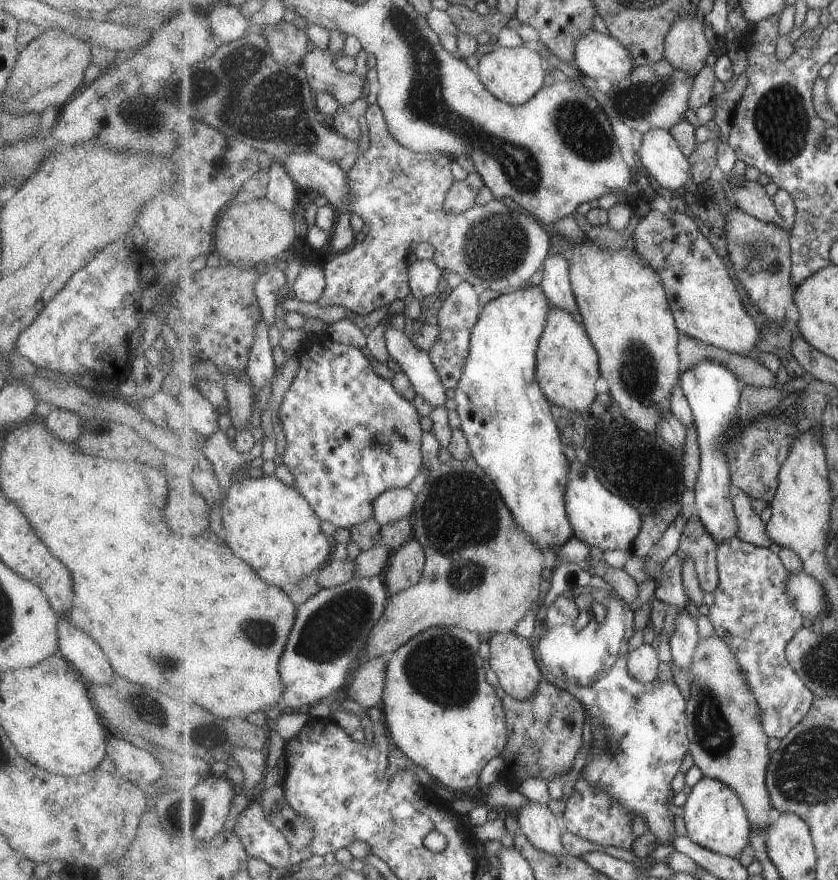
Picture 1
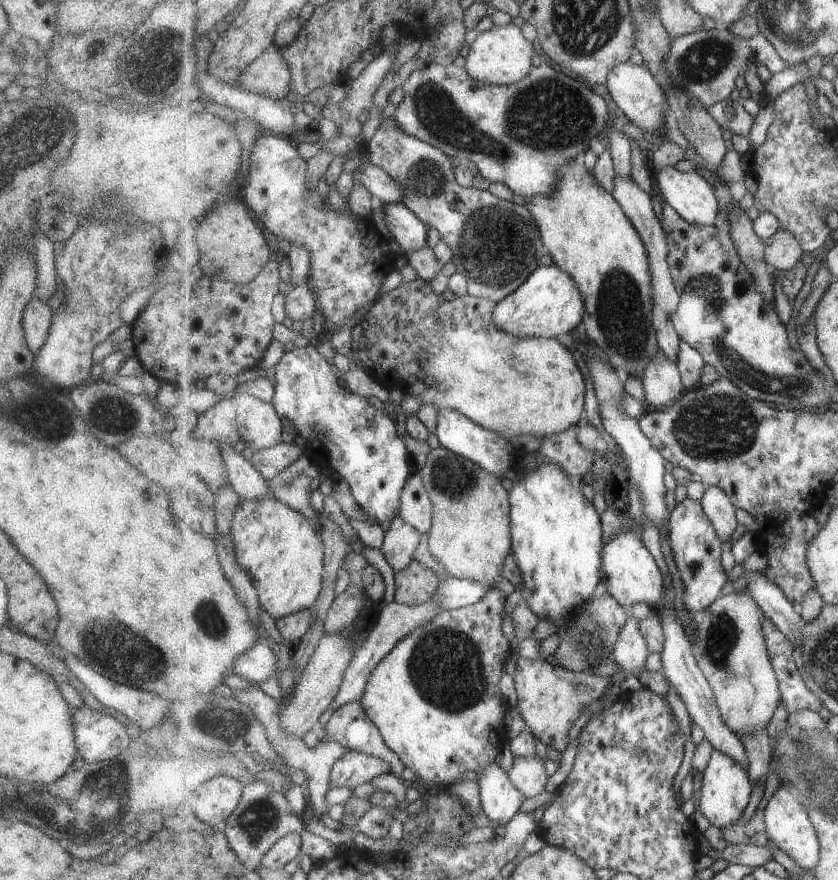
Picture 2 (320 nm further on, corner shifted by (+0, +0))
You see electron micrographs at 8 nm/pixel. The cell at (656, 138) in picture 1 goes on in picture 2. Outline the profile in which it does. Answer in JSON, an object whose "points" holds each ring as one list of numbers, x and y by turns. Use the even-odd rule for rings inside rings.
{"points":[[676,166,663,167,660,171,655,170,657,192,661,192,661,198,668,200,668,203,679,212,685,220,691,224,701,225,702,227,719,226,721,222,721,204,715,197,713,186,707,182,701,174,696,171,683,172]]}

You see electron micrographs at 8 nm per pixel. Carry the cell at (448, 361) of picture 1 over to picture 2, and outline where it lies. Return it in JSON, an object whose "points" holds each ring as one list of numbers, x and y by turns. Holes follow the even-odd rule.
{"points":[[415,278,412,281,401,283,398,287,383,293,355,325,355,330,351,332,352,358,357,361,357,368,364,370,372,378,381,380,382,374,385,376,392,374,393,378,389,378,389,381,394,380,397,382,397,378,403,380,405,396,414,395,420,401,419,408,421,408,421,405,431,405,438,412,442,409,451,409,468,416,471,420,481,424,482,427,498,432,500,435,511,437,521,436,521,434,533,434,544,438,547,435,565,432,569,427,577,425,577,422,581,420,581,414,585,412,585,392,587,392,585,378,587,374,579,368,579,362,573,356,573,351,568,349,560,338,518,337,501,330,501,327,497,326,494,319,494,310,497,305,498,303,491,299,480,299,469,294,445,302,443,296,432,290,431,280]]}

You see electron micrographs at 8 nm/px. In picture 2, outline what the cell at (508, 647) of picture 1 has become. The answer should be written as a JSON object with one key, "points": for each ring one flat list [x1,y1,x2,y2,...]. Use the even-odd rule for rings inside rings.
{"points":[[515,658,517,662,513,679,526,727,547,747,565,752,571,742,569,730,575,726,579,716,607,692,610,677,596,676,588,671,567,670,554,664,551,659]]}

